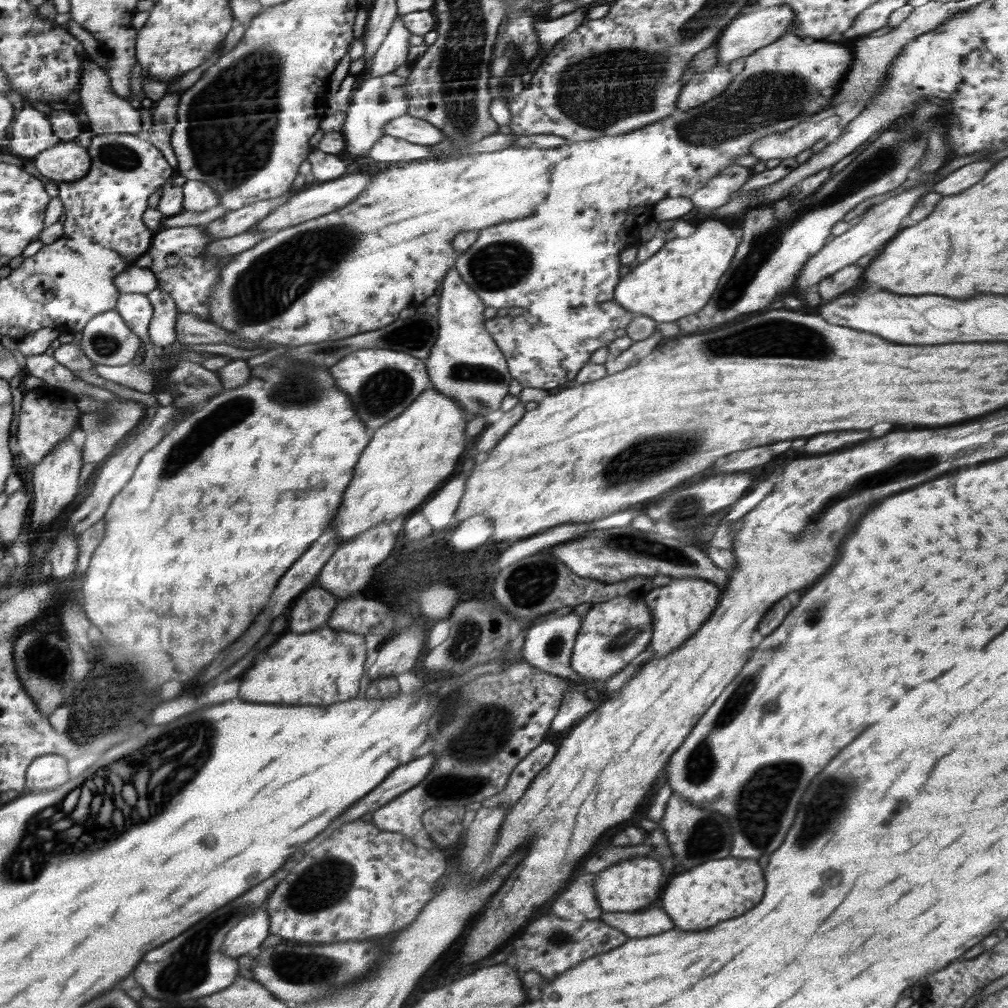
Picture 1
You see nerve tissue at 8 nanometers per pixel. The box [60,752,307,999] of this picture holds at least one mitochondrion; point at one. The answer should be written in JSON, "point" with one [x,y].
{"point":[186,967]}

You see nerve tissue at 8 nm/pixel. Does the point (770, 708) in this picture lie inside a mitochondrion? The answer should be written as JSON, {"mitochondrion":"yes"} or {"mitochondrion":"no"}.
{"mitochondrion":"yes"}

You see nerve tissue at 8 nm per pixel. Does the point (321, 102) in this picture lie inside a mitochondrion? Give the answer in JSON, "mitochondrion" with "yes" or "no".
{"mitochondrion":"no"}

